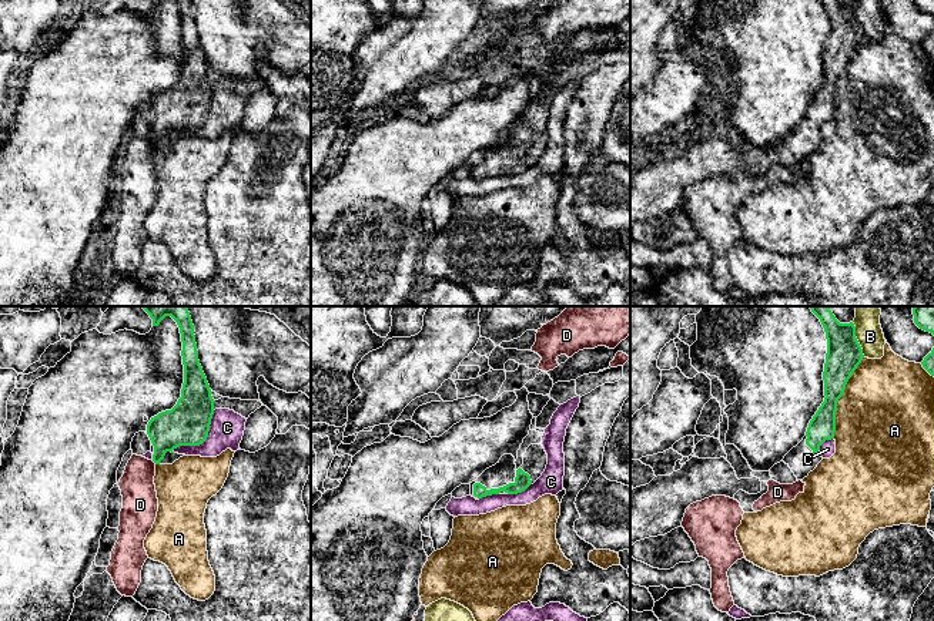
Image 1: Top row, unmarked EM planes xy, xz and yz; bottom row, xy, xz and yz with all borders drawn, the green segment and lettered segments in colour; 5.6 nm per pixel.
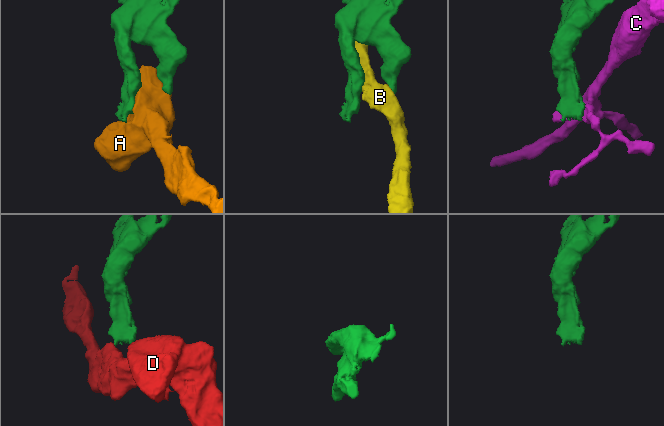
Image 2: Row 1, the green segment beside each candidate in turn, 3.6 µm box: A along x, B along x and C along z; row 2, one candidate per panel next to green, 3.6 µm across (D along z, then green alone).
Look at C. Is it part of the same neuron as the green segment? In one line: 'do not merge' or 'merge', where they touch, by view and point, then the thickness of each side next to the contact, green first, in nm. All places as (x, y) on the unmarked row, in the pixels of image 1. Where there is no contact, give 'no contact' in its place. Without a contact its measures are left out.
do not merge | xy (203, 123) | 240/190 nm

